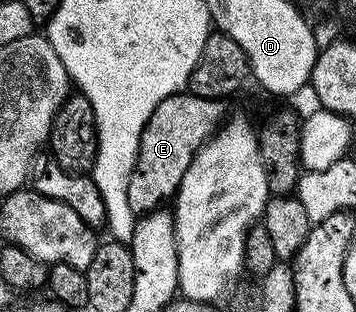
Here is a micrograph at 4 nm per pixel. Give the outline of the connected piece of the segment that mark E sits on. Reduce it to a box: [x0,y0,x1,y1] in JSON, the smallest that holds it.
[124,91,223,215]

